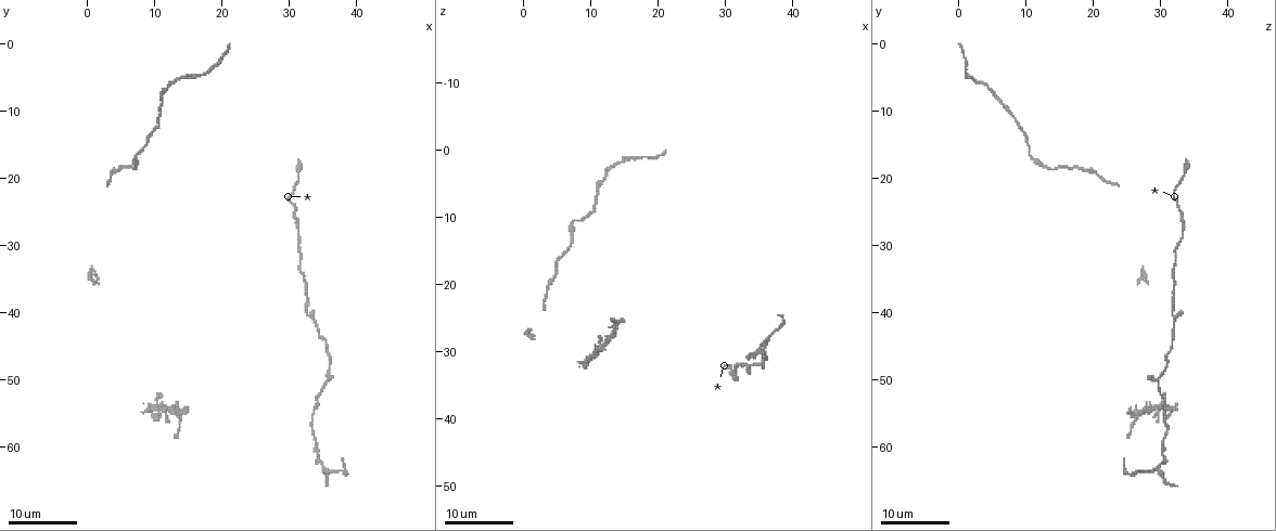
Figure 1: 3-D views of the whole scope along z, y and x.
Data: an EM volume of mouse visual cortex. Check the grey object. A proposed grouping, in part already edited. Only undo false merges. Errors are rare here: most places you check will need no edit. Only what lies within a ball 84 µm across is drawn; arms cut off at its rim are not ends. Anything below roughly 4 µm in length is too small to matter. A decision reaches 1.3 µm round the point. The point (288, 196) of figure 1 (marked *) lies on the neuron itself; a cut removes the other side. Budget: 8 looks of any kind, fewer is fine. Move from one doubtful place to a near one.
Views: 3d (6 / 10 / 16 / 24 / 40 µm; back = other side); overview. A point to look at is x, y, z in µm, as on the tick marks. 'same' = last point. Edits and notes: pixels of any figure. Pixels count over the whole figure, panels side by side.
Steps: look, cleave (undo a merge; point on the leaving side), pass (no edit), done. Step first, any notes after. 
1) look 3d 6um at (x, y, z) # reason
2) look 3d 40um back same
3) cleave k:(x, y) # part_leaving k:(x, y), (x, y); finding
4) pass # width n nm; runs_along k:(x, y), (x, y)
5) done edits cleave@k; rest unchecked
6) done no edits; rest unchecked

look 3d 24um at (32.5, 40.0, 32.0) # thick turns thin

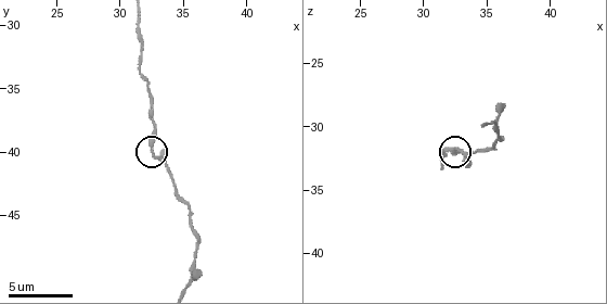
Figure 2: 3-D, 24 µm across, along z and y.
look 3d 6um at (32.6, 40.4, 31.6)

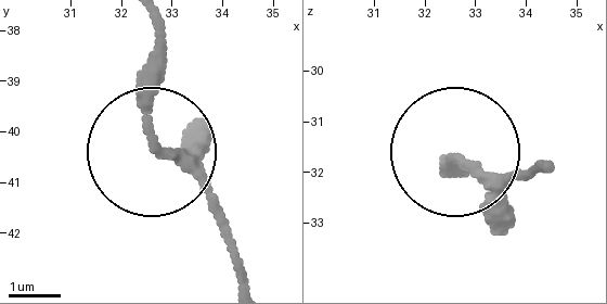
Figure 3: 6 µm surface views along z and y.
pass # all the same neuron

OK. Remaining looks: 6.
look 3d 10um at (35.4, 50.4, 29.8) # three-way junction

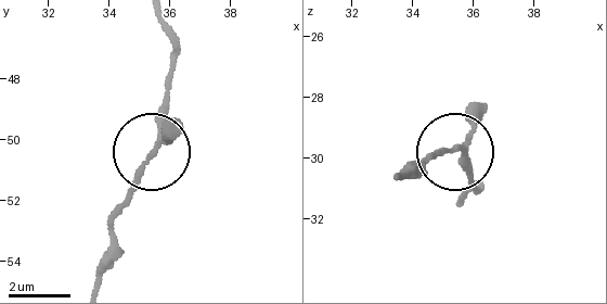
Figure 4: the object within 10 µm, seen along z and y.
pass # width 150 nm; one neuron here

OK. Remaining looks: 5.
look 3d 16um at (36.0, 63.5, 28.5) # calibre changes

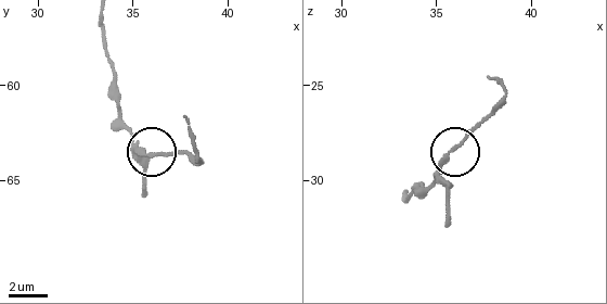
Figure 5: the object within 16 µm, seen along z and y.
look 3d 10um at (36.1, 63.6, 28.3)

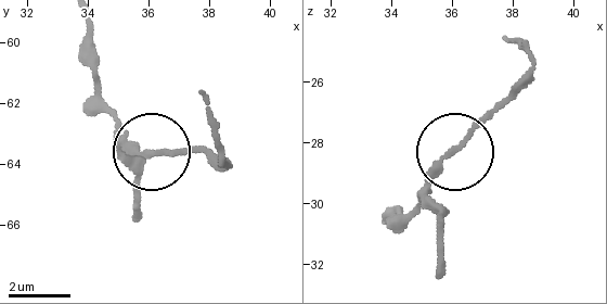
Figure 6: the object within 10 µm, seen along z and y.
look 3d 6um at (36.1, 63.7, 28.1) # zoom in

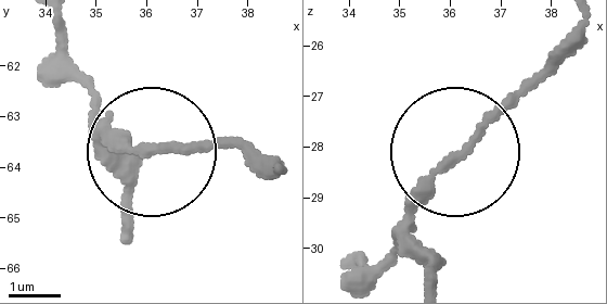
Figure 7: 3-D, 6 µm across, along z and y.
pass # width 170 nm; runs_along 7:(59, 24), (123, 132), (170, 154), (244, 141); all the same neuron

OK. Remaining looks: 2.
look 3d 16um at (33.0, 56.5, 31.0)

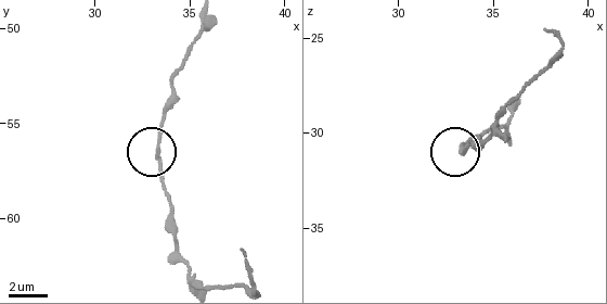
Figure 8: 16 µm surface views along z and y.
look 3d 6um at (33.4, 56.3, 30.8) # closer look

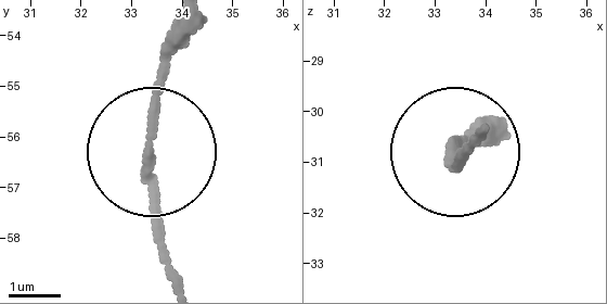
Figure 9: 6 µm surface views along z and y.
pass # side_arm 17 um; runs_along 9:(191, 23), (152, 114), (152, 230), (165, 265); one neuron here

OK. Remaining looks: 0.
done no edits; rest unchecked

